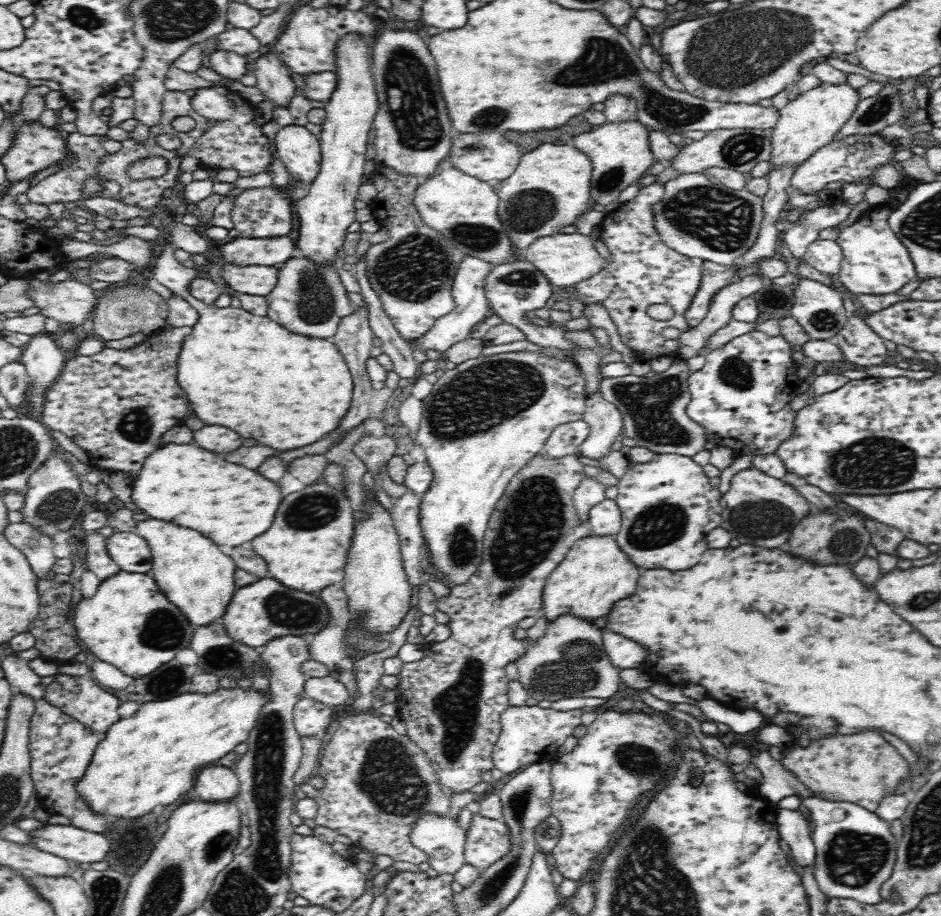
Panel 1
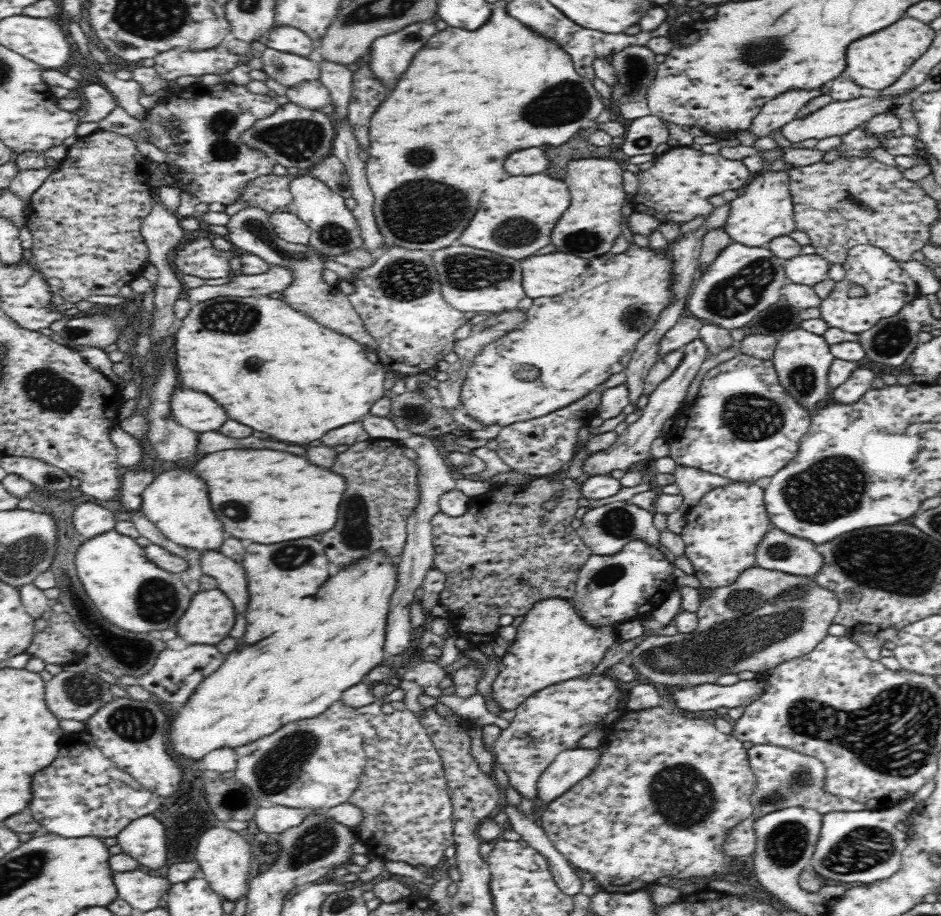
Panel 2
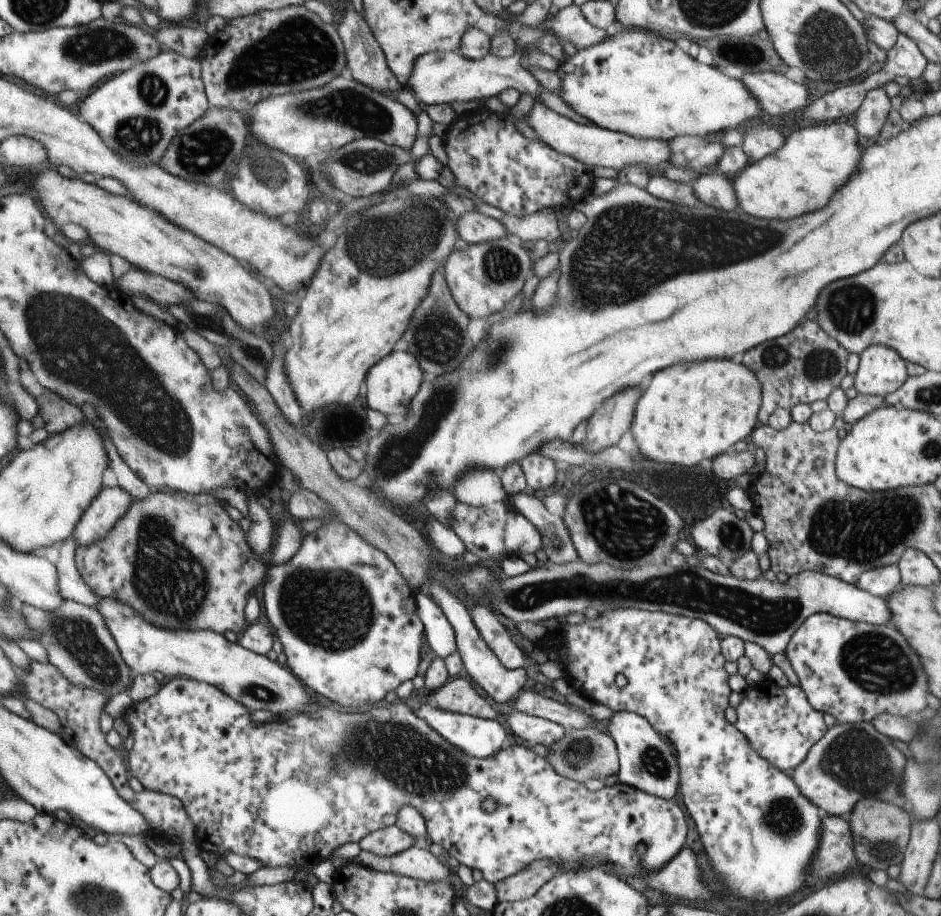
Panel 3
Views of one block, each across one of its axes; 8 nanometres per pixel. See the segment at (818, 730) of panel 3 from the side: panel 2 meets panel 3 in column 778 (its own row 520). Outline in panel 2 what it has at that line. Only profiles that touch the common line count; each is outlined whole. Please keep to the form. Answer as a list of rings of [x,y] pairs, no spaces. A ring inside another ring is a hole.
[[[728,482],[708,490],[698,504],[687,514],[687,523],[681,532],[685,555],[694,565],[694,576],[707,589],[726,586],[741,572],[756,566],[756,544],[772,527],[764,504],[765,492],[759,482]]]

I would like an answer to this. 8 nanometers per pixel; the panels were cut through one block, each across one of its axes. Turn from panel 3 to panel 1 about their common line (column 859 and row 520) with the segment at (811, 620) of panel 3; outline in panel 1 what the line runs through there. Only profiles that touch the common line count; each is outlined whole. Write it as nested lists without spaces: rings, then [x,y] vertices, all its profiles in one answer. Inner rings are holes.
[[[656,454],[650,462],[631,464],[628,472],[619,478],[615,498],[620,507],[621,529],[615,535],[620,549],[632,558],[638,568],[668,568],[671,571],[686,570],[700,562],[709,549],[707,534],[721,526],[723,521],[723,494],[710,484],[710,477],[692,457],[676,454]]]

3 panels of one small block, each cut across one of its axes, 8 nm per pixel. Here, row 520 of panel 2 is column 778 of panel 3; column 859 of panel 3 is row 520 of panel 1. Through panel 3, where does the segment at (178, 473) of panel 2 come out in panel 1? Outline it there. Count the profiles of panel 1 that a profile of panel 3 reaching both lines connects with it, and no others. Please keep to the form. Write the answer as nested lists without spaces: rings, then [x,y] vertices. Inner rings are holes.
[[[146,520],[140,524],[136,522],[136,532],[147,541],[151,549],[153,579],[166,599],[180,609],[186,620],[194,626],[202,628],[219,622],[237,590],[237,564],[230,560],[231,556],[220,552],[214,542],[196,530],[172,526],[160,520]]]

